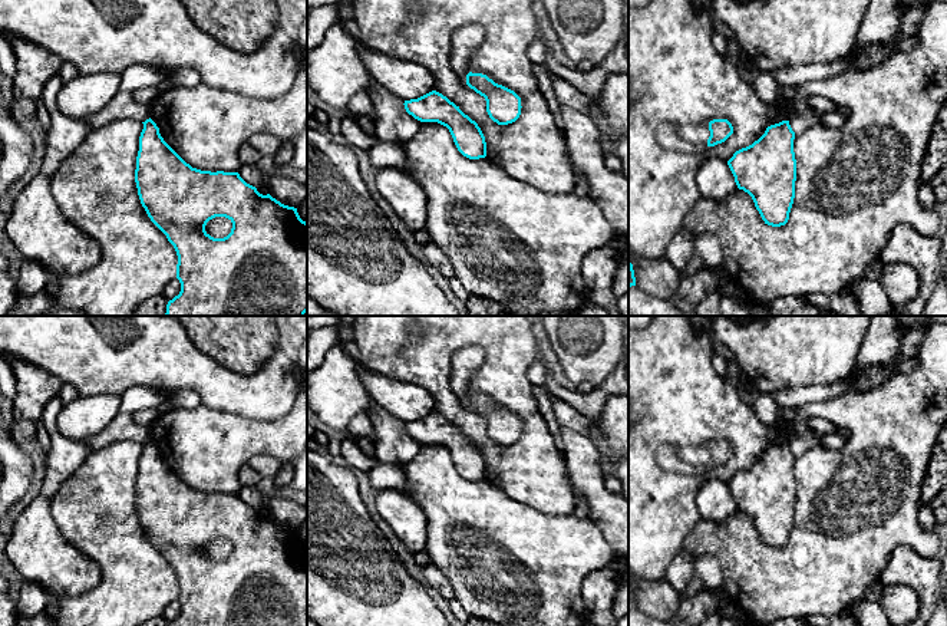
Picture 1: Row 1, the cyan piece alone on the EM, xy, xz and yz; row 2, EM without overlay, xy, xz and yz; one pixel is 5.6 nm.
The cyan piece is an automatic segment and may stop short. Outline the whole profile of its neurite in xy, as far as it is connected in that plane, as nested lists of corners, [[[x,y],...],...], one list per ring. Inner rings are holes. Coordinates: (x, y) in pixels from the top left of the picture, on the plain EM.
[[[151,439],[142,445],[135,491],[138,517],[148,538],[166,557],[178,577],[176,600],[181,604],[181,613],[168,626],[307,626],[307,544],[300,540],[297,530],[281,525],[270,515],[260,515],[238,494],[211,494],[192,490],[164,462],[159,449]],[[215,538],[225,538],[232,544],[231,554],[224,560],[214,560],[205,553],[207,544]]]

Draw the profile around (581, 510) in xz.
[[[570,480],[571,488],[574,491],[575,495],[575,508],[574,508],[574,515],[580,520],[585,520],[590,515],[590,508],[587,505],[587,503],[583,500],[583,497],[575,491],[571,480]]]

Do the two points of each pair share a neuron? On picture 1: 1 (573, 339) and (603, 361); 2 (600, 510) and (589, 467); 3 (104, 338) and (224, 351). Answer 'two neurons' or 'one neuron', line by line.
1: one neuron
2: one neuron
3: two neurons

